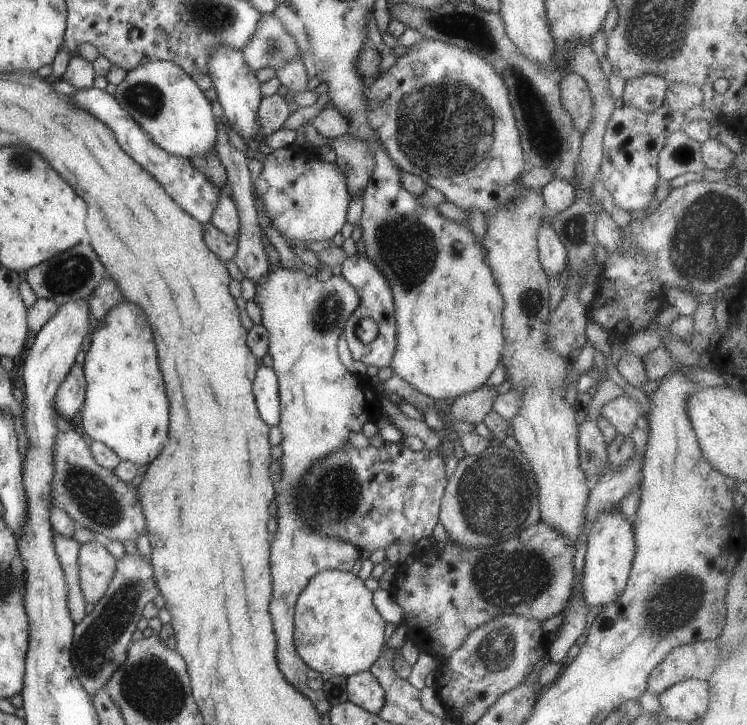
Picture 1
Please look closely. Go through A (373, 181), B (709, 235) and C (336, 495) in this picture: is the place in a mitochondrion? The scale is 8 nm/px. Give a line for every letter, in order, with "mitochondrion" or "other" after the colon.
A: other
B: mitochondrion
C: mitochondrion

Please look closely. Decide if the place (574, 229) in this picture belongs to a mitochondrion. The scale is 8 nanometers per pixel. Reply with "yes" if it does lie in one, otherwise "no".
yes

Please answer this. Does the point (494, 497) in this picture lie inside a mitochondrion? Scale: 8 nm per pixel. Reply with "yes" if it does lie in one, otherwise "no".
yes

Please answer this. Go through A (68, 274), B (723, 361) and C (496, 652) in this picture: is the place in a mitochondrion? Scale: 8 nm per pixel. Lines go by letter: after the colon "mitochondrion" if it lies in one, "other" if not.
A: mitochondrion
B: other
C: mitochondrion

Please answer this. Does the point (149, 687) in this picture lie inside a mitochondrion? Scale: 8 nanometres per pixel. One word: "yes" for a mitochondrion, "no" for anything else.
yes

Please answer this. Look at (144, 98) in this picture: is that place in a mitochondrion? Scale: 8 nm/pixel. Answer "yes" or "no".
yes

